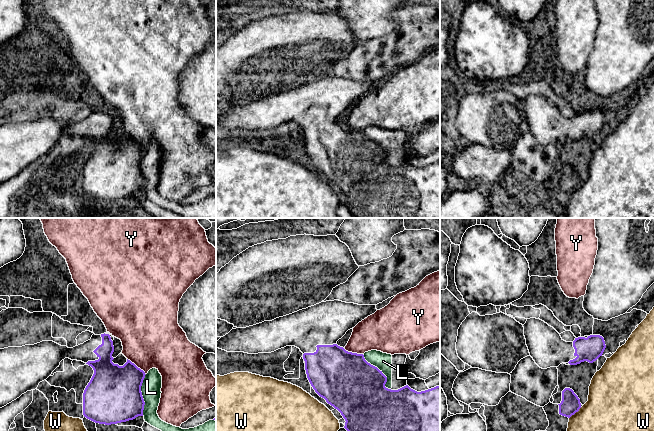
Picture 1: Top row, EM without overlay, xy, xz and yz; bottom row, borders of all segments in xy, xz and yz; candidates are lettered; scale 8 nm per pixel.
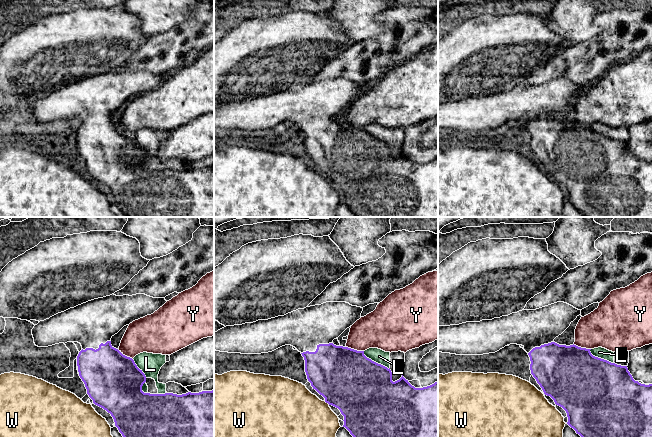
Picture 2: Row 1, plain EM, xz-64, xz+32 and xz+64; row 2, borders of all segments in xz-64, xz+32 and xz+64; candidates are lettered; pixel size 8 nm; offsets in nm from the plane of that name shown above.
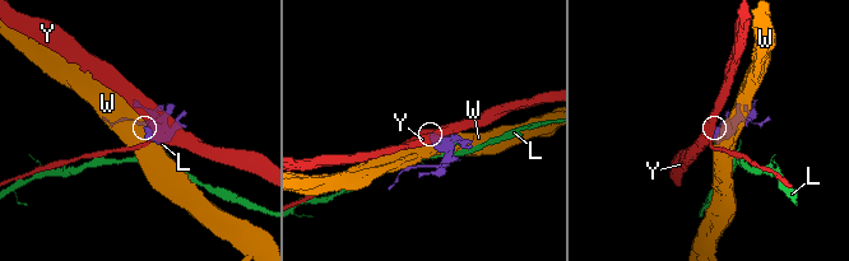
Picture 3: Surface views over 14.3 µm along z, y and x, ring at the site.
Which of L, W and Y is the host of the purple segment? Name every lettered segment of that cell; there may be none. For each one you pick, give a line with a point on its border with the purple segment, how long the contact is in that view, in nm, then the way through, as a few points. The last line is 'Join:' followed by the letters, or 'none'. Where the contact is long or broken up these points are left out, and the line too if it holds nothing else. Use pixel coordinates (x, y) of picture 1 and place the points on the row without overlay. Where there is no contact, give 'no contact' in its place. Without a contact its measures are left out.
Join: none

